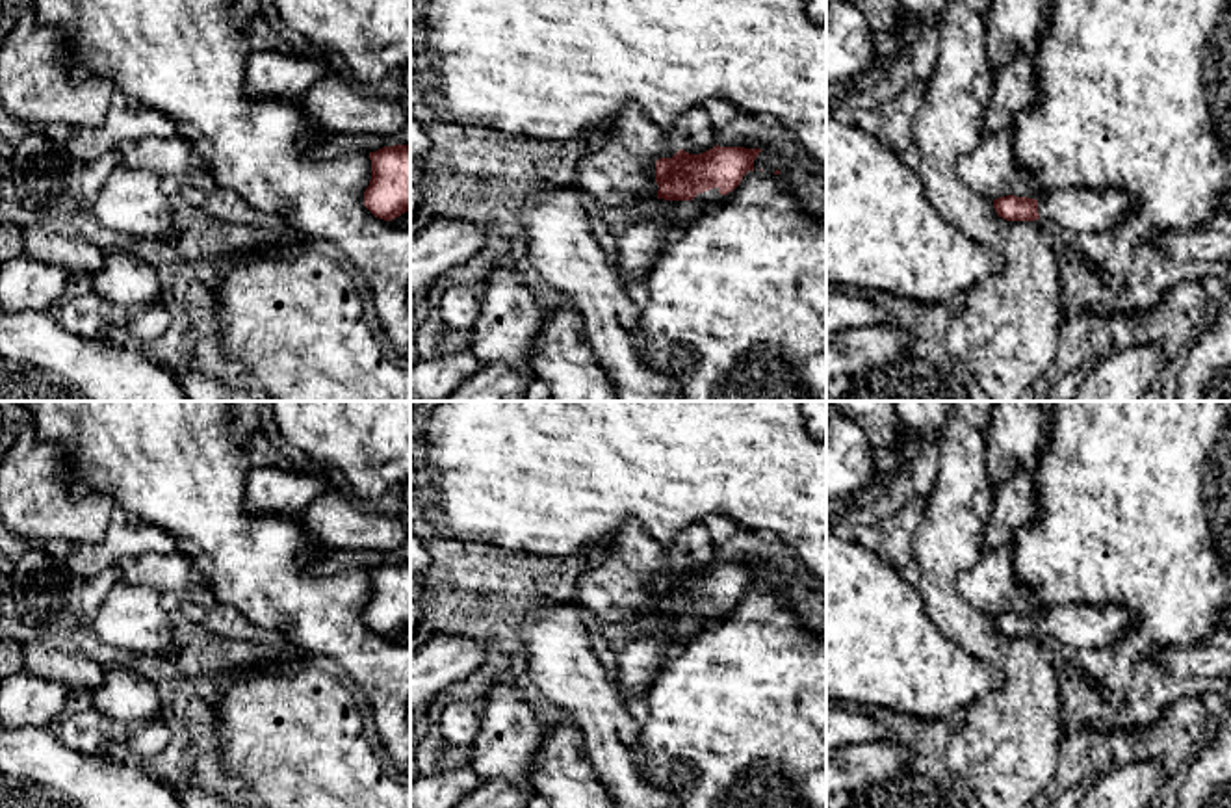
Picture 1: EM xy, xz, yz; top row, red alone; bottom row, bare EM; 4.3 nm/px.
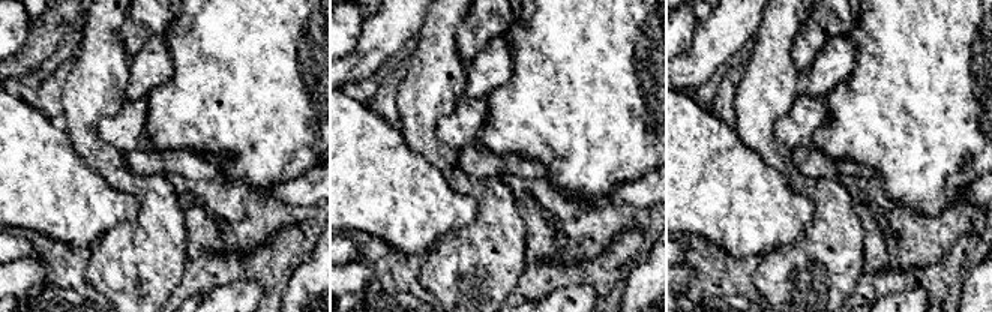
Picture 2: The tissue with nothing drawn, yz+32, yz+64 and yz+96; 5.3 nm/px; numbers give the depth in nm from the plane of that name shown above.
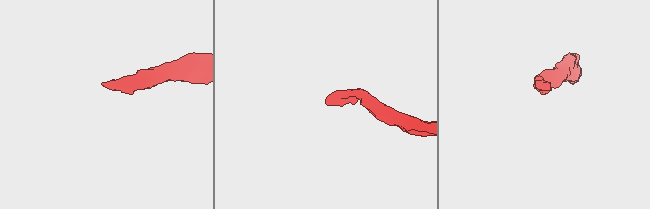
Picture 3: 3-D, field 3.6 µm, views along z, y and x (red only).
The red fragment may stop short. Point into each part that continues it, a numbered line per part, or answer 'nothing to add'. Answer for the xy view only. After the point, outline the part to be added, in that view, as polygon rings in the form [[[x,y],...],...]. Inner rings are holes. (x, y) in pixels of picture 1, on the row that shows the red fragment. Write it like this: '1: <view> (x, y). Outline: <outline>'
nothing to add

